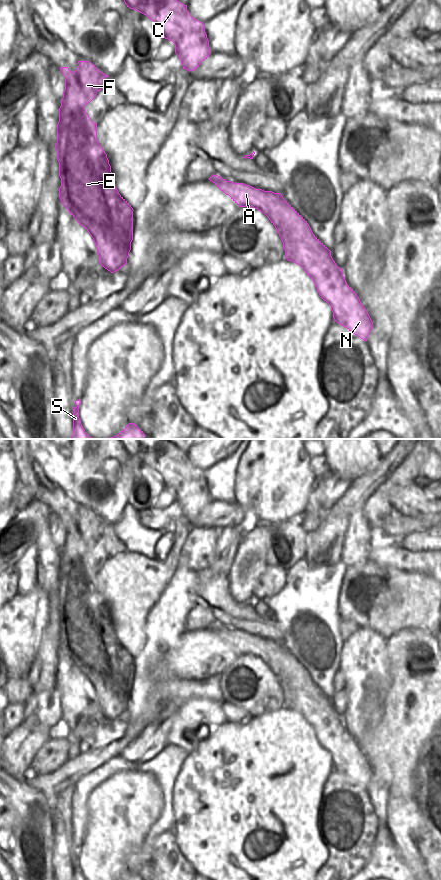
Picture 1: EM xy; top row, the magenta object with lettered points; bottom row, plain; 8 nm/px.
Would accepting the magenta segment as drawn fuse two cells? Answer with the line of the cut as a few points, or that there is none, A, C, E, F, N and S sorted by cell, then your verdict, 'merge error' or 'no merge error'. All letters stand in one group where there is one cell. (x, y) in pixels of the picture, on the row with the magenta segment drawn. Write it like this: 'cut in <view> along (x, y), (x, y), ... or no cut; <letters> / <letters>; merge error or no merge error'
cut in xy along (228, 181), (231, 189), (227, 194); A C N / E F S; merge error

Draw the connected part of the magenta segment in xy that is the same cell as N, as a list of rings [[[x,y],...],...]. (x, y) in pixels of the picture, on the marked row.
[[[229,181],[231,199],[240,207],[252,207],[264,213],[275,226],[285,250],[285,258],[300,265],[313,280],[317,292],[333,312],[334,320],[367,341],[373,322],[355,291],[347,284],[343,269],[338,267],[331,251],[313,234],[307,221],[283,198],[281,193],[256,189],[244,183]]]

